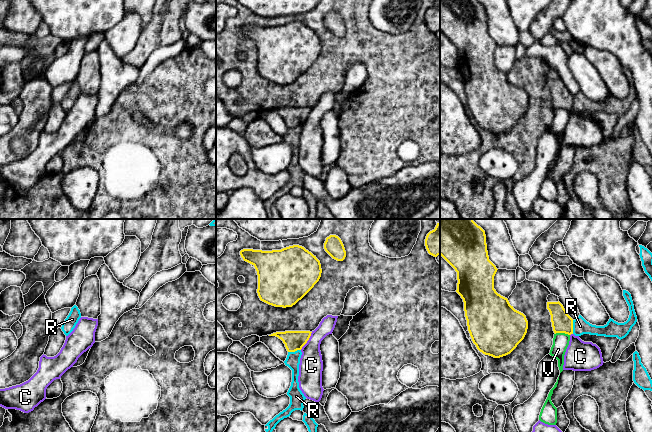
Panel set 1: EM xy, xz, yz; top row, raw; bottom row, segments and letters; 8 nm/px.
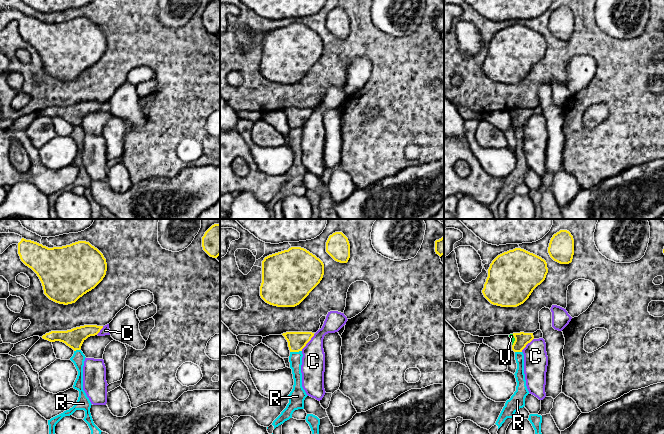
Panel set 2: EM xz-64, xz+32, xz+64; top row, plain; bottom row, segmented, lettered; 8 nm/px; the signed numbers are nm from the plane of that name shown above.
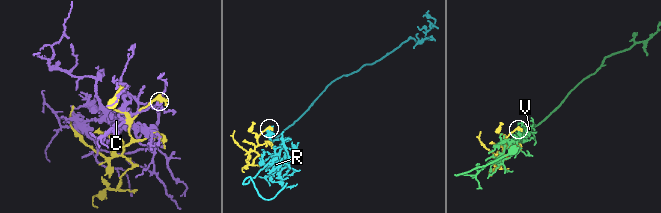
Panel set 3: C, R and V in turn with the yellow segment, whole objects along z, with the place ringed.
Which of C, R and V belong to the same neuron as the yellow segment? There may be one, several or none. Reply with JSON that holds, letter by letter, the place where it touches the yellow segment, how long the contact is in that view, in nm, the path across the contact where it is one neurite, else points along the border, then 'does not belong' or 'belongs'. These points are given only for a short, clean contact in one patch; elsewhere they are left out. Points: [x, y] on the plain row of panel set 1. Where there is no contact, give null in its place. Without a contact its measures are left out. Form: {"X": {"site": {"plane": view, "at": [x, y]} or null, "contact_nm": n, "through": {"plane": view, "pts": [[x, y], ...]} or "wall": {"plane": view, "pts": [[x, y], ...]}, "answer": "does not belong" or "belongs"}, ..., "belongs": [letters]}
{"C": {"site": {"plane": "xz", "at": [307, 116]}, "contact_nm": 170, "answer": "does not belong"}, "R": {"site": {"plane": "yz", "at": [572, 103]}, "contact_nm": 110, "answer": "does not belong"}, "V": {"site": {"plane": "yz", "at": [562, 108]}, "contact_nm": 120, "answer": "does not belong"}, "belongs": []}

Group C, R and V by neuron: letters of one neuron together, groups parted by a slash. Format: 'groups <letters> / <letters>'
groups C / R / V

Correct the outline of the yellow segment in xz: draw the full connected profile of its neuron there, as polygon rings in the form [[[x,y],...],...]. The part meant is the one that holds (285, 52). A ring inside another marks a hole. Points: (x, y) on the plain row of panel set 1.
[[[299,21],[272,27],[243,25],[240,31],[257,47],[260,76],[275,83],[295,81],[322,49],[316,32]]]

